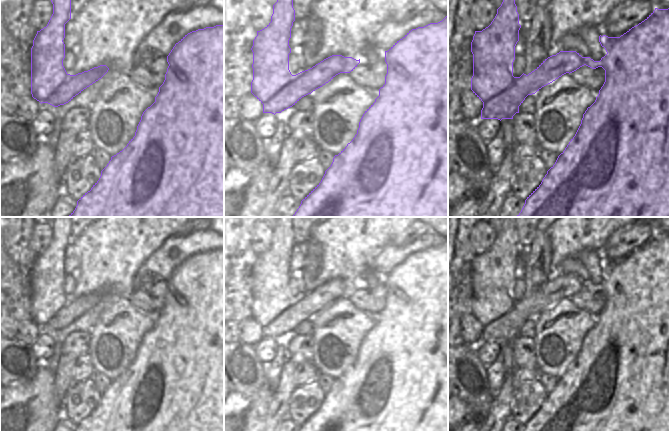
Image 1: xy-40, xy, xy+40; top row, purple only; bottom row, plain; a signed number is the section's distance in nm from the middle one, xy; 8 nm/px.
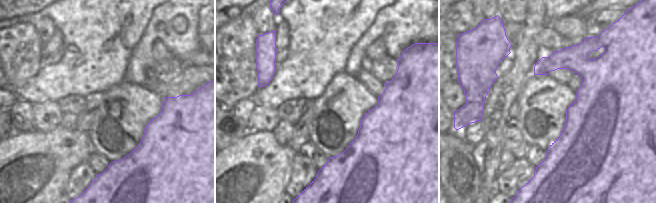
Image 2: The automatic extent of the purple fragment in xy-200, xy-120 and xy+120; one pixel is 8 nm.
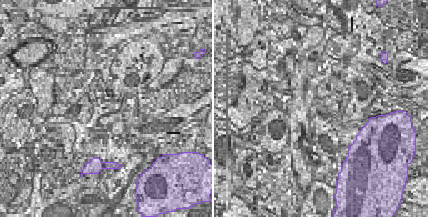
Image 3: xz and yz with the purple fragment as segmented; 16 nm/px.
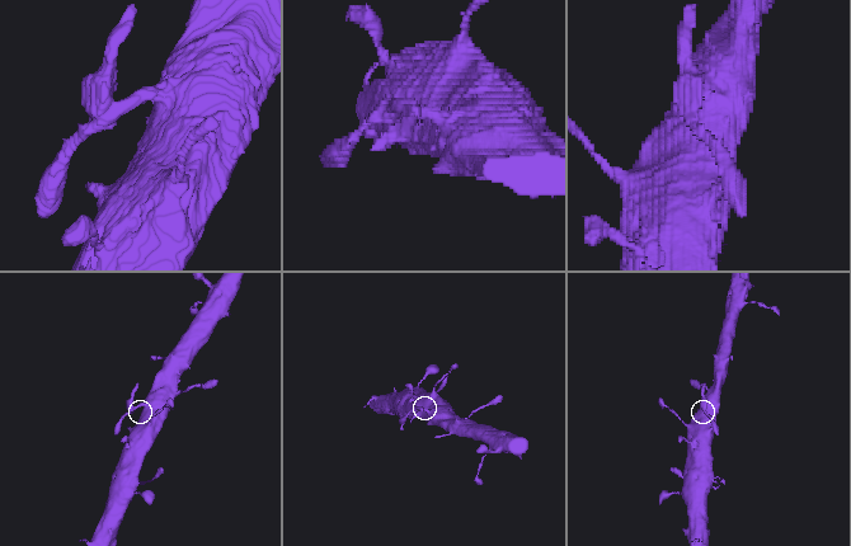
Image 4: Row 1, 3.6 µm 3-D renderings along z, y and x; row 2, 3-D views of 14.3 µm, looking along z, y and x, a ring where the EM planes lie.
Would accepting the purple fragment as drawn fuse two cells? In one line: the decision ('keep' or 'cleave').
keep

